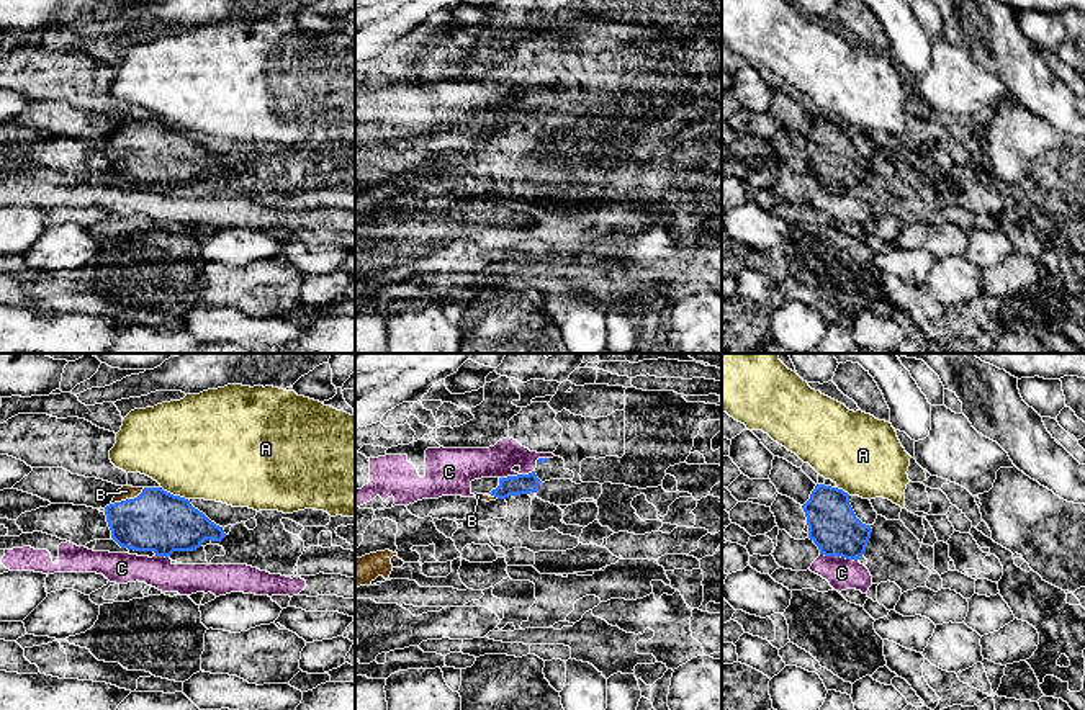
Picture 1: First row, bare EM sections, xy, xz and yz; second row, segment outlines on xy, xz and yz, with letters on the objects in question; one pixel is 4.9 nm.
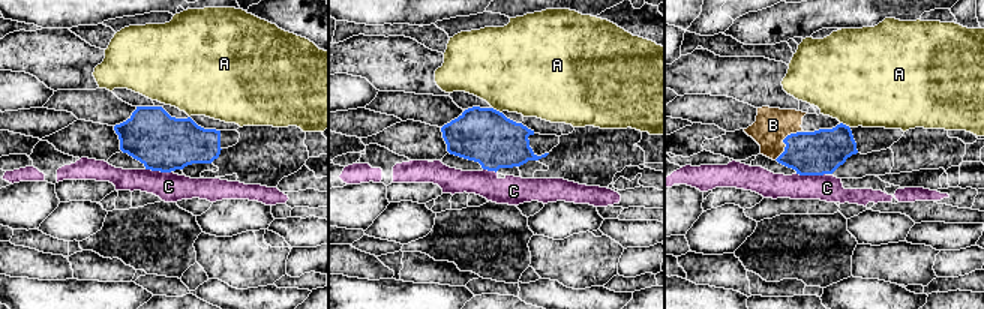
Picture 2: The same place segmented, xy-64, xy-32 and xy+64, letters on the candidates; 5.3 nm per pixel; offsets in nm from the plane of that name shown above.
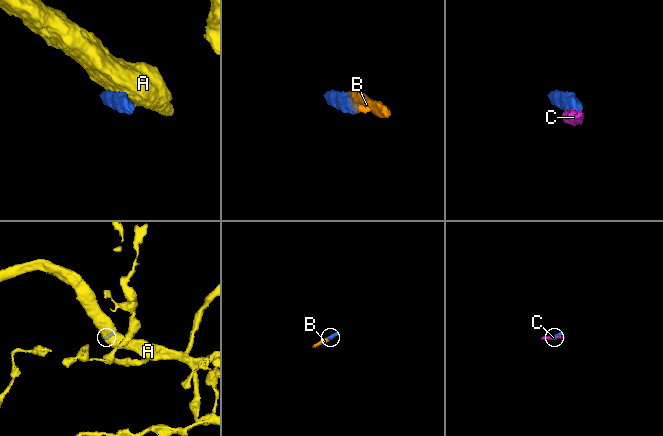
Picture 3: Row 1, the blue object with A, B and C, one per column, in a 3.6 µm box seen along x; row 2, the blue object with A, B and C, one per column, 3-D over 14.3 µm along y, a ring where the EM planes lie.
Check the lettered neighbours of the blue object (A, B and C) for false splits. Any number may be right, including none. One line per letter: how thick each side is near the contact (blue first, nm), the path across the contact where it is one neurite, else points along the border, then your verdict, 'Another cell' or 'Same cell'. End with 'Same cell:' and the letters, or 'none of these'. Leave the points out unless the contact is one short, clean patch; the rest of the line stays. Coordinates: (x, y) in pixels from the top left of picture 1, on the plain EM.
A: Thickness 300 nm (blue) against 480 nm. Another cell
B: Thickness 300 nm (blue) against 70 nm. Path across: xy (156, 154), (148, 152), (128, 133), (126, 125). Same cell
C: Thickness 240 nm (blue) against 150 nm. Boundary: yz (820, 187), (853, 192), (856, 195). Another cell
Same cell: B

